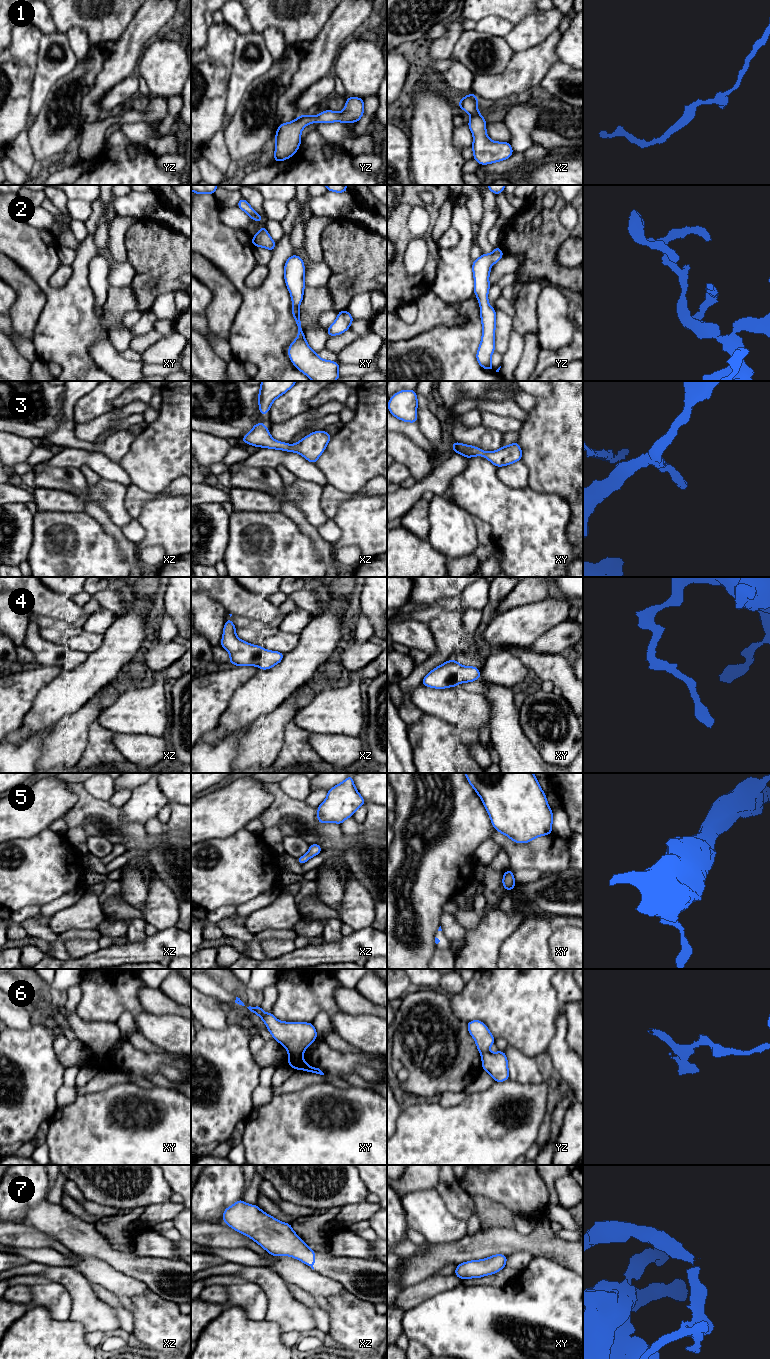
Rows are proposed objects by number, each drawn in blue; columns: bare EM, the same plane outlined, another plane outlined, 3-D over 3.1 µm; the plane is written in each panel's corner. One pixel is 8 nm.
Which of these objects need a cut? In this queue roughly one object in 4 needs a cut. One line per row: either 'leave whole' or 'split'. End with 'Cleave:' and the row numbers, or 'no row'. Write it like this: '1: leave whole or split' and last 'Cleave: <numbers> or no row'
1: leave whole
2: leave whole
3: leave whole
4: leave whole
5: leave whole
6: split
7: leave whole
Cleave: 6

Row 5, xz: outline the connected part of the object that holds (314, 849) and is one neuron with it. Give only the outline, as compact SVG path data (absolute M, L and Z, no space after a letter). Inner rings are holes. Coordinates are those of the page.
M311 844L309 845L309 851L305 855L297 858L297 863L302 865L307 862L310 858L318 855L321 851L322 847L319 844Z

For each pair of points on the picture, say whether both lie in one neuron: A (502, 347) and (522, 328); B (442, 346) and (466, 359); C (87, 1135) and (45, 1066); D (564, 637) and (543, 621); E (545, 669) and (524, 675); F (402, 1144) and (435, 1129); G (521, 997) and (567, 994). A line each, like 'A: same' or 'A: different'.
A: different
B: same
C: different
D: different
E: different
F: same
G: different

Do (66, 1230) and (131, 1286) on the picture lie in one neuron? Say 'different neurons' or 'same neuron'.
same neuron

